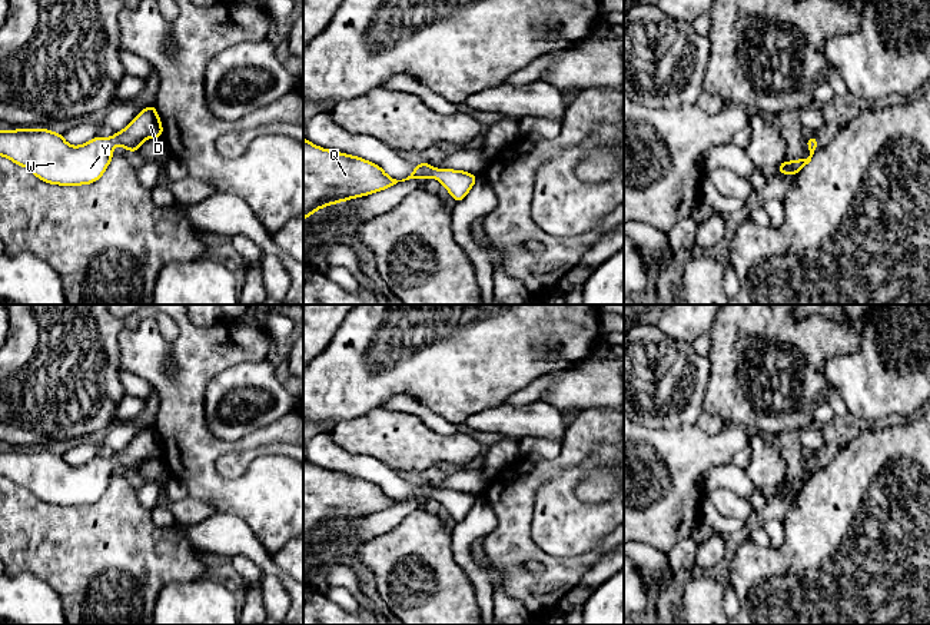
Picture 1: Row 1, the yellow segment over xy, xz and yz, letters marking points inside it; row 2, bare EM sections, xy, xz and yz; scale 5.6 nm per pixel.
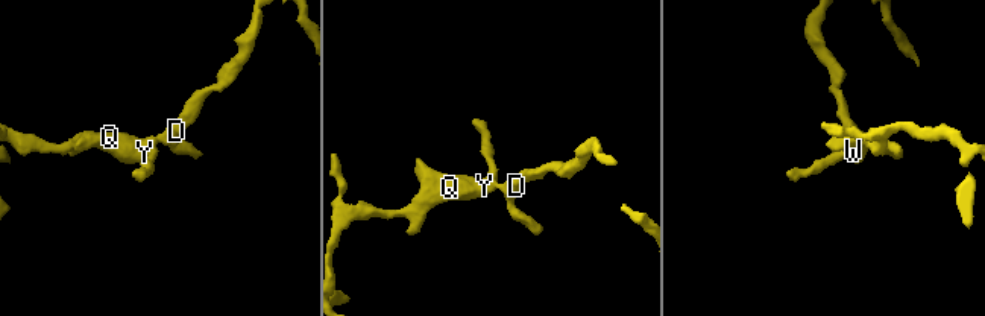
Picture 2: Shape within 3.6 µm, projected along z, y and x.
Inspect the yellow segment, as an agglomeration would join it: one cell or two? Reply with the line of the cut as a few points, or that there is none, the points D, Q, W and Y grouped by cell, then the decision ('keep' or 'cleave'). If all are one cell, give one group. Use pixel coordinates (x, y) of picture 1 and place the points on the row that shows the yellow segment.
no cut | D Q W Y | keep

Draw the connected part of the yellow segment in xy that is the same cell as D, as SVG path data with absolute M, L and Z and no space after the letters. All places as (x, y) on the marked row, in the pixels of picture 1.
M153 104L137 113L123 130L116 132L112 137L96 136L80 146L70 146L63 134L44 127L3 130L0 132L0 156L29 169L37 179L46 183L82 186L94 183L103 176L112 162L114 146L122 146L127 152L139 152L145 140L162 136L163 126Z

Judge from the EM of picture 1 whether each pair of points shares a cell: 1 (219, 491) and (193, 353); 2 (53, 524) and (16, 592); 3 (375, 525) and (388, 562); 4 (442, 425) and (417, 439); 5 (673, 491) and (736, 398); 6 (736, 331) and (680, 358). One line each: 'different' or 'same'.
1: same
2: different
3: different
4: different
5: different
6: different

